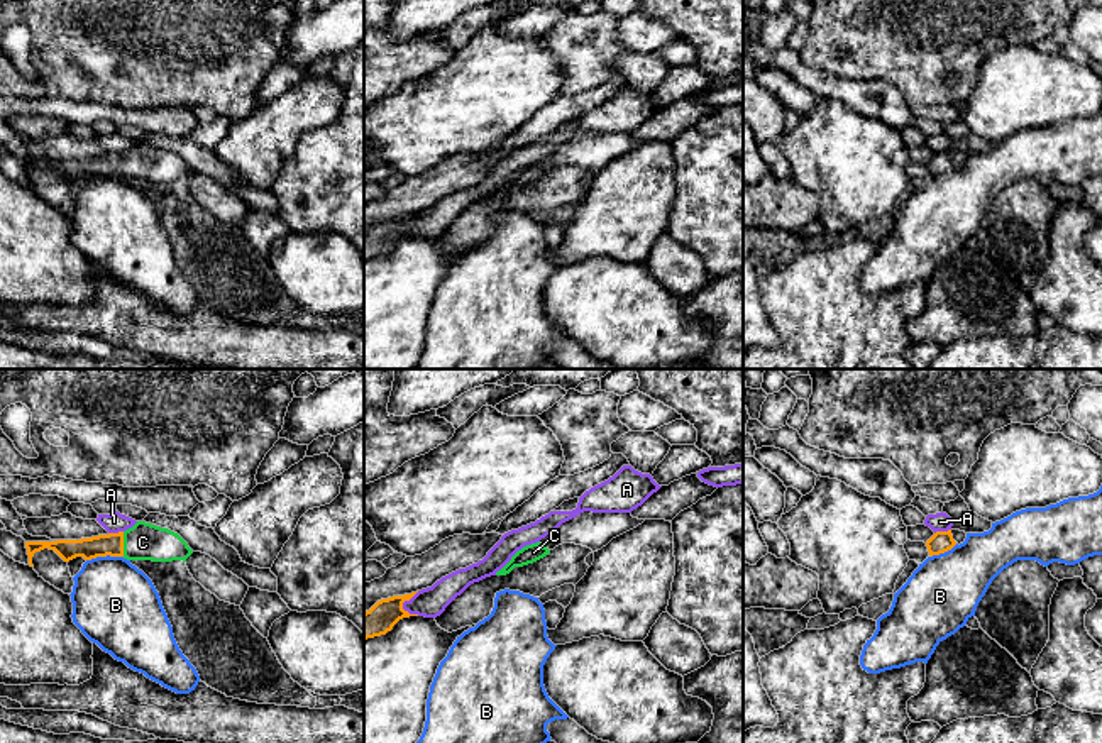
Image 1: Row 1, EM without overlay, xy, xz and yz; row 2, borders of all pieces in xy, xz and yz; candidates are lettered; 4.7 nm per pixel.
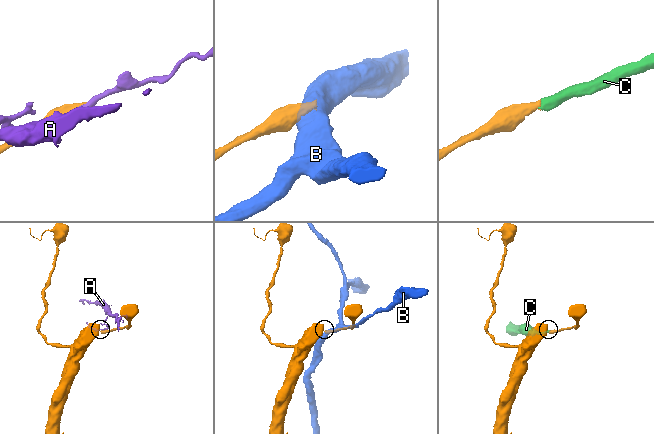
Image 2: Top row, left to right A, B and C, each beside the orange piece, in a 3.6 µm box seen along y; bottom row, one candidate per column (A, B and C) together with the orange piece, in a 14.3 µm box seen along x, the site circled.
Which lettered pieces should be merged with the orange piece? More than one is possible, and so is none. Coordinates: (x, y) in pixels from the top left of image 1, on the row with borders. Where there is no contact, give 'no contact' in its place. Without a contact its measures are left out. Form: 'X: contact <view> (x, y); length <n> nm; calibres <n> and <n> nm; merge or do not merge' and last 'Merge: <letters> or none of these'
A: contact xz (405, 599); length 130 nm; calibres 140 and 140 nm; do not merge
B: contact xy (104, 555); length 180 nm; calibres 110 and 400 nm; do not merge
C: contact xy (122, 544); length 120 nm; calibres 110 and 180 nm; merge
Merge: C

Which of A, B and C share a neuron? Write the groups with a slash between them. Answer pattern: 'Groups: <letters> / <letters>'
Groups: A / B / C

